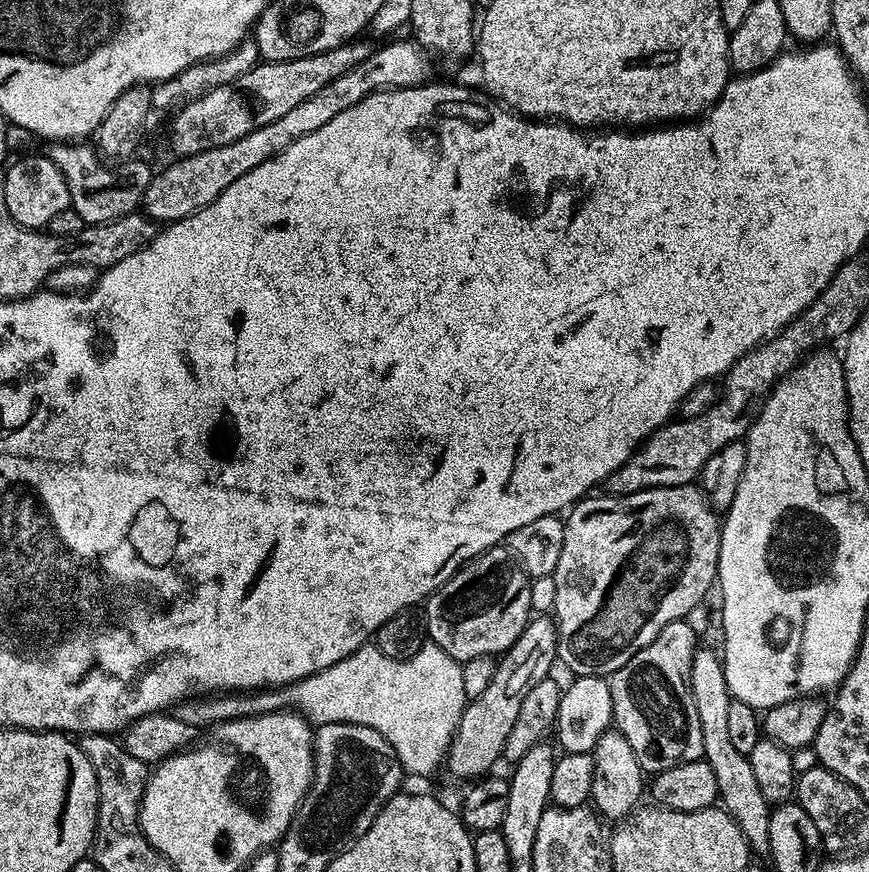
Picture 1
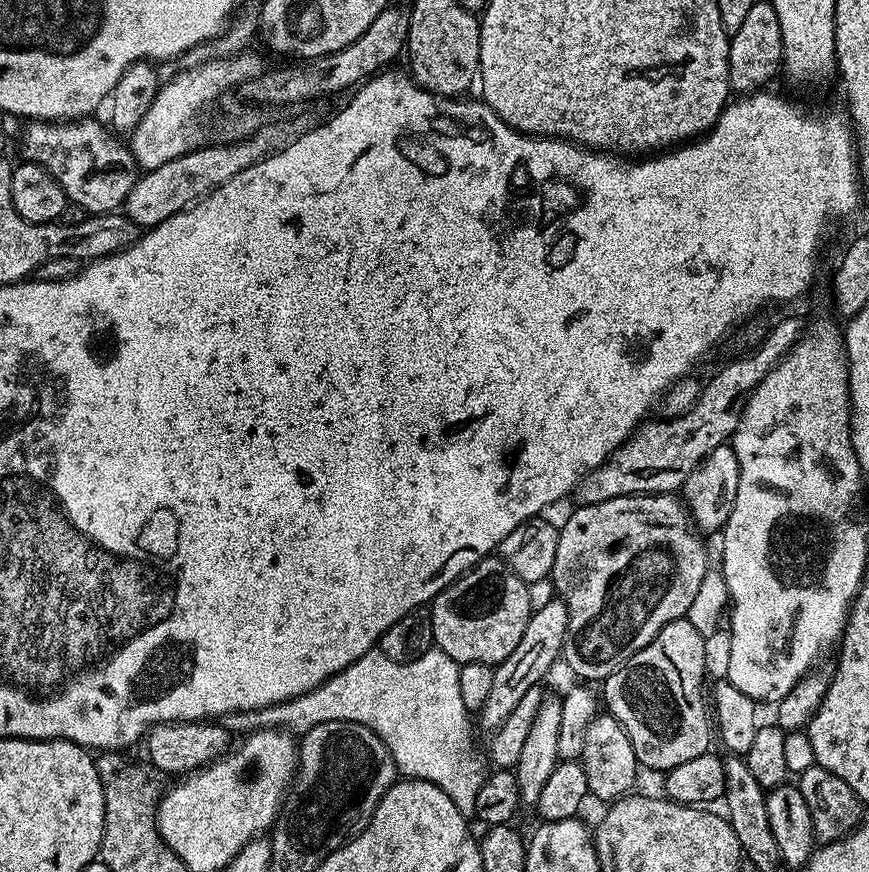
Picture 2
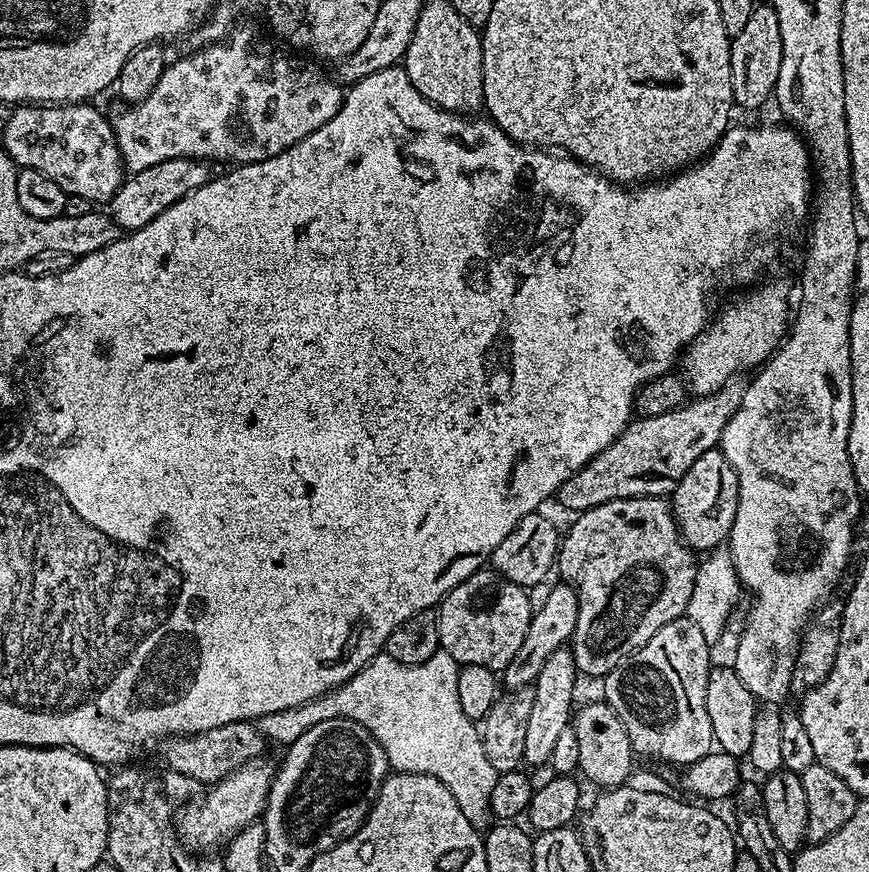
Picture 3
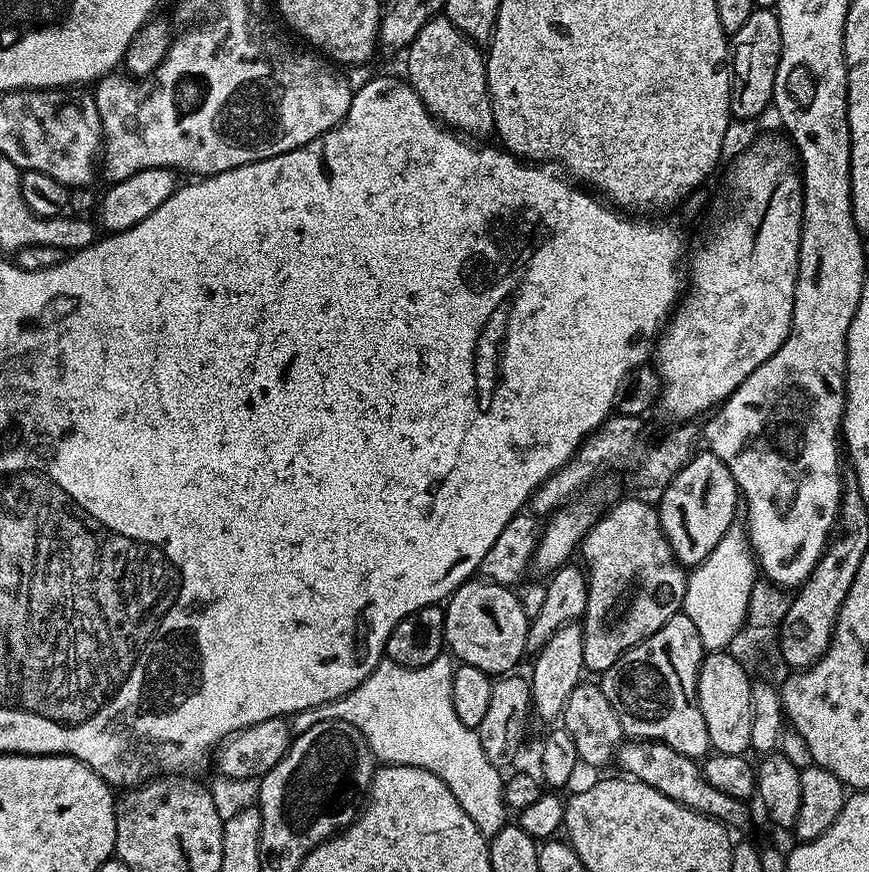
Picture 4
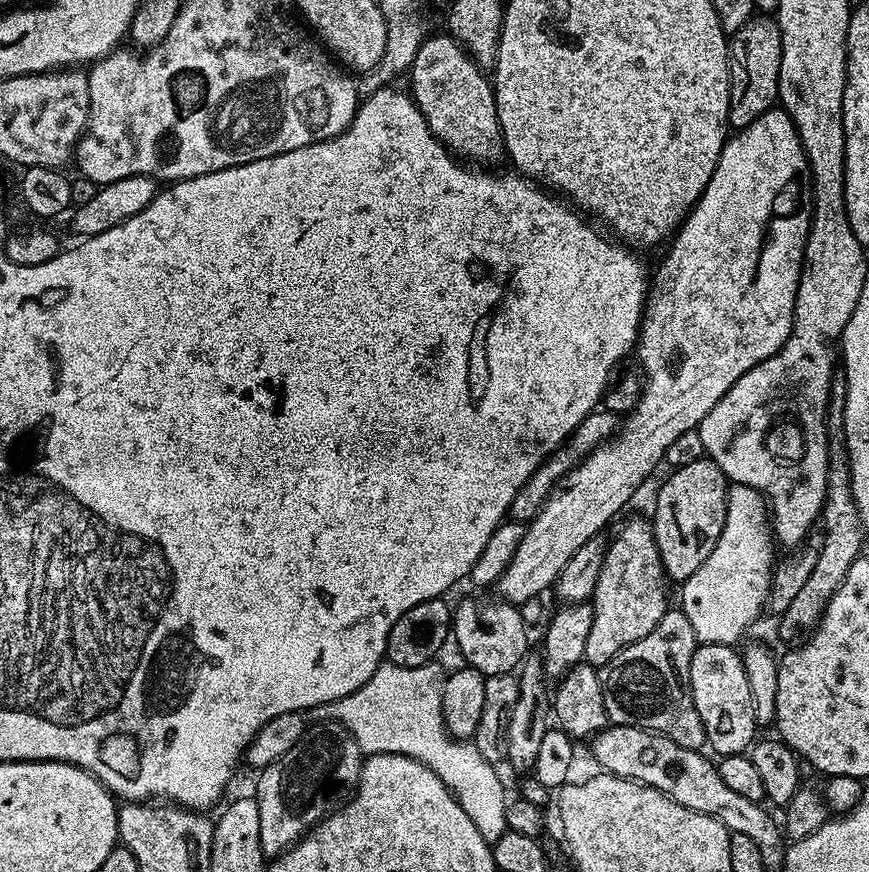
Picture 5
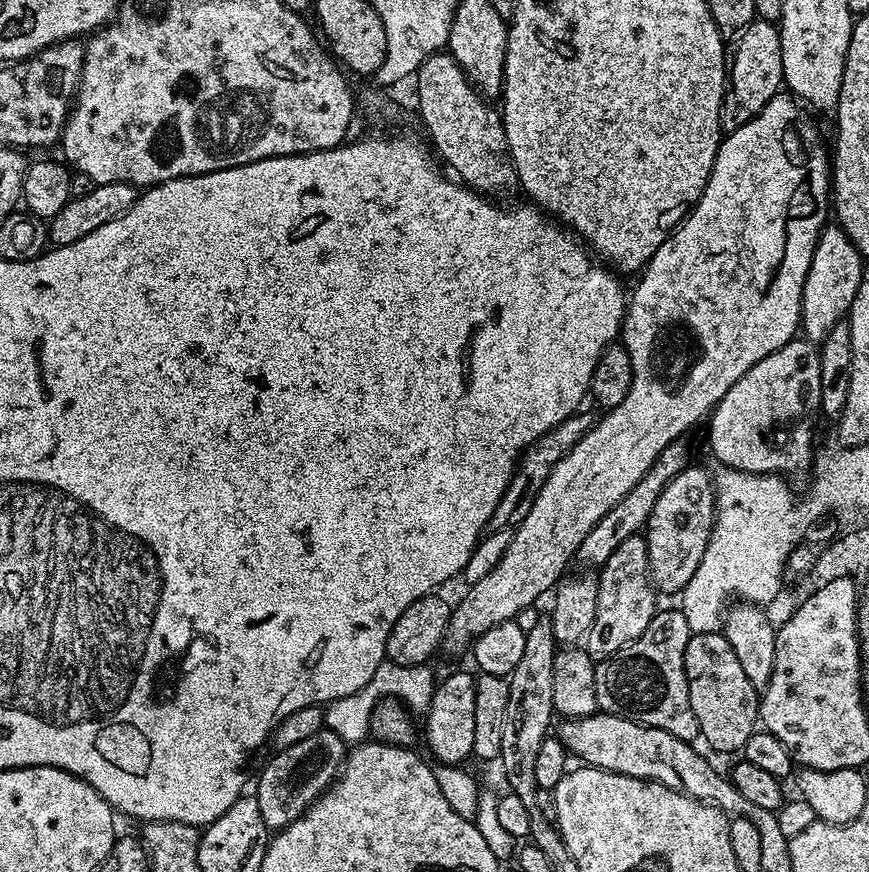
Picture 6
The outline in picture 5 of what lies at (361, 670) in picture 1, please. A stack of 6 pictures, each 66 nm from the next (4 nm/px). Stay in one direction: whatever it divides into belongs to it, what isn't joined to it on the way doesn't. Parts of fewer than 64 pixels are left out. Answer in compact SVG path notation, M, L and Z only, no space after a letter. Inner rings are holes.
M382 662L374 670L374 674L358 690L354 690L346 698L332 700L328 704L319 704L311 709L310 716L313 721L323 722L335 720L337 724L344 724L346 730L358 742L361 753L373 756L374 754L402 754L422 762L447 788L451 788L462 810L478 826L478 834L490 846L495 844L502 834L508 831L506 810L510 803L509 797L504 797L504 784L500 781L497 765L492 764L477 750L475 743L468 740L457 740L446 730L446 722L442 714L442 690L446 679L445 669L439 668L439 663L423 664L417 668L407 668L397 664Z

